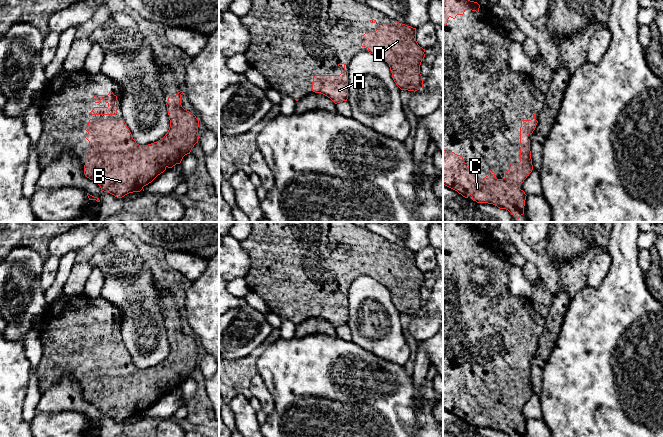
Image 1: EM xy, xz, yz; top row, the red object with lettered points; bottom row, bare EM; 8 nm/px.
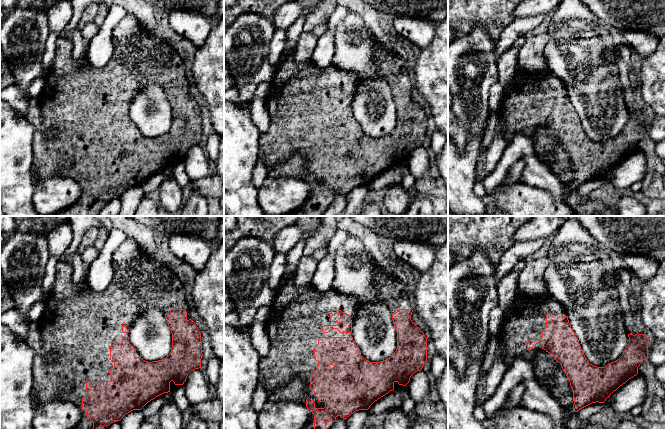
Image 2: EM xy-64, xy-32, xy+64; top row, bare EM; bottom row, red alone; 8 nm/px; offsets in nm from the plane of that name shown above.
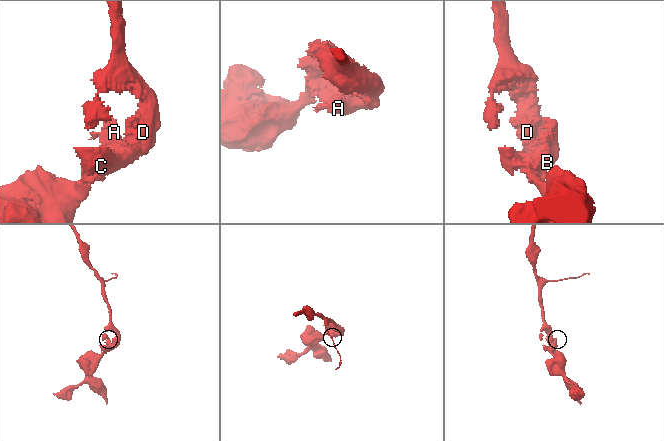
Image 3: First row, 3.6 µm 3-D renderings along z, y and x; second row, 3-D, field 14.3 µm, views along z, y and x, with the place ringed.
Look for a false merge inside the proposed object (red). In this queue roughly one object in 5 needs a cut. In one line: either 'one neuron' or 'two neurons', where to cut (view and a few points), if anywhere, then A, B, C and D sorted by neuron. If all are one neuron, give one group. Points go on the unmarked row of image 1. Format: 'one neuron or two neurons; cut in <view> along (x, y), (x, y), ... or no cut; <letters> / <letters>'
one neuron; no cut; A B C D

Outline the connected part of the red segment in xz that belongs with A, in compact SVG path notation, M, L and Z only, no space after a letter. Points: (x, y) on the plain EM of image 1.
M340 287L340 299L315 299L312 306L312 315L321 317L330 322L335 328L348 323L348 295L345 288Z

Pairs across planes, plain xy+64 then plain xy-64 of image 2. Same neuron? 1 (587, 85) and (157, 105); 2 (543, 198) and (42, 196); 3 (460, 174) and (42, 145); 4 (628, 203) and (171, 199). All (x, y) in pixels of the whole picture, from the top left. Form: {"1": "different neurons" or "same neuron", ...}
{"1": "same neuron", "2": "same neuron", "3": "different neurons", "4": "same neuron"}

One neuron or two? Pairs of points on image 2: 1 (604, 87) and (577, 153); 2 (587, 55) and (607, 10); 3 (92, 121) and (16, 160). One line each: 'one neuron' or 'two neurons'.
1: two neurons
2: two neurons
3: two neurons

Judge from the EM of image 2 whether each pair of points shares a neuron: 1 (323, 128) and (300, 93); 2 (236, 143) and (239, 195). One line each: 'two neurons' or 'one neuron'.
1: one neuron
2: one neuron

